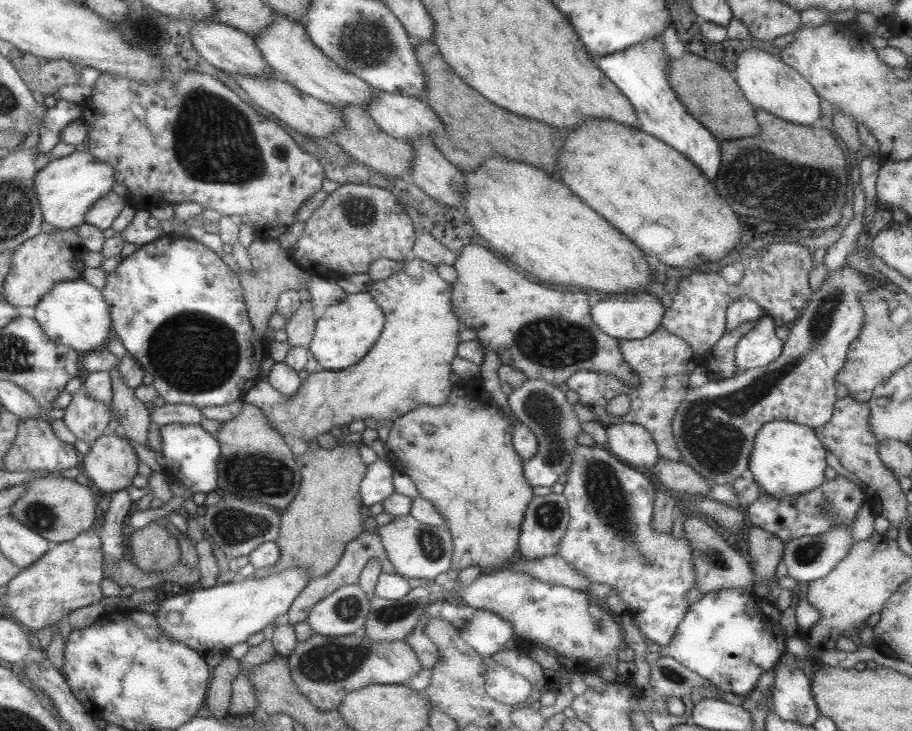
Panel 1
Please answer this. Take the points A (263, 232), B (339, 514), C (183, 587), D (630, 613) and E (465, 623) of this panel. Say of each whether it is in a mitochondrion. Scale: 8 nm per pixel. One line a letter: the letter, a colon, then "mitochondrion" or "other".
A: other
B: other
C: other
D: other
E: mitochondrion

